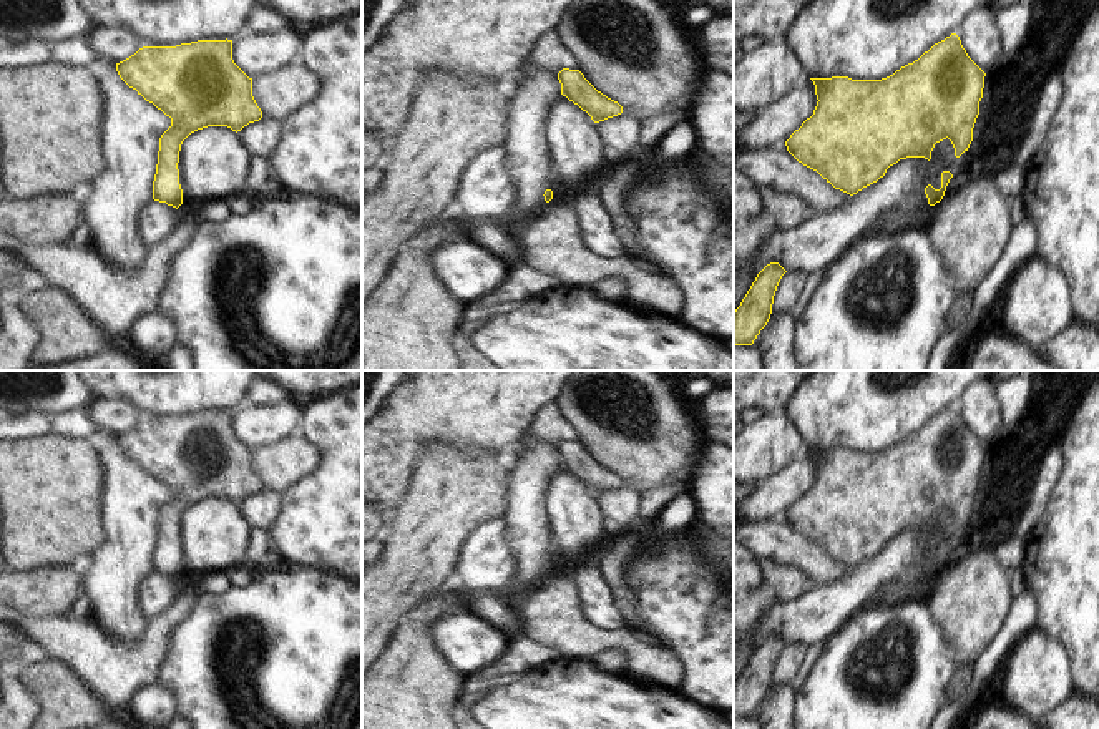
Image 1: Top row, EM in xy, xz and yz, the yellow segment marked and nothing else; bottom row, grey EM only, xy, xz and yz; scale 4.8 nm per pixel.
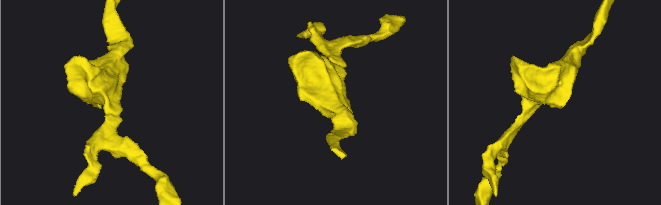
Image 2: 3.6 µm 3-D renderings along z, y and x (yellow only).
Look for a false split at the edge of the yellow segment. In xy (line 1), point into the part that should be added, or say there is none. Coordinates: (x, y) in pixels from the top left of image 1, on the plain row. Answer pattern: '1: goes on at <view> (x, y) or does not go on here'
1: does not go on here

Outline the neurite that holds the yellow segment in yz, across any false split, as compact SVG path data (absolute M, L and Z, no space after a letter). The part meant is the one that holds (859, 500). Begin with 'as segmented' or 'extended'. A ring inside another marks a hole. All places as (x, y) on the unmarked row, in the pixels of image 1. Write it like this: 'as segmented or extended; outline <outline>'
as segmented; outline M951 405L918 432L882 452L810 450L818 473L813 487L785 513L787 523L850 568L877 555L900 531L930 533L935 516L946 510L960 530L973 513L984 448L960 409Z

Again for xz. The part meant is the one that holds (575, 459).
as segmented; outline M563 440L558 445L561 467L586 483L594 495L623 485L623 478L598 463L579 442Z

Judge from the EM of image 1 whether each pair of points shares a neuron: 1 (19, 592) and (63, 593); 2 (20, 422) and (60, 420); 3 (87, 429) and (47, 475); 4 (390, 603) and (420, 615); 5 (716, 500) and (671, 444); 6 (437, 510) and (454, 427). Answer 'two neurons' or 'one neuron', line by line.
1: one neuron
2: one neuron
3: two neurons
4: two neurons
5: two neurons
6: two neurons

